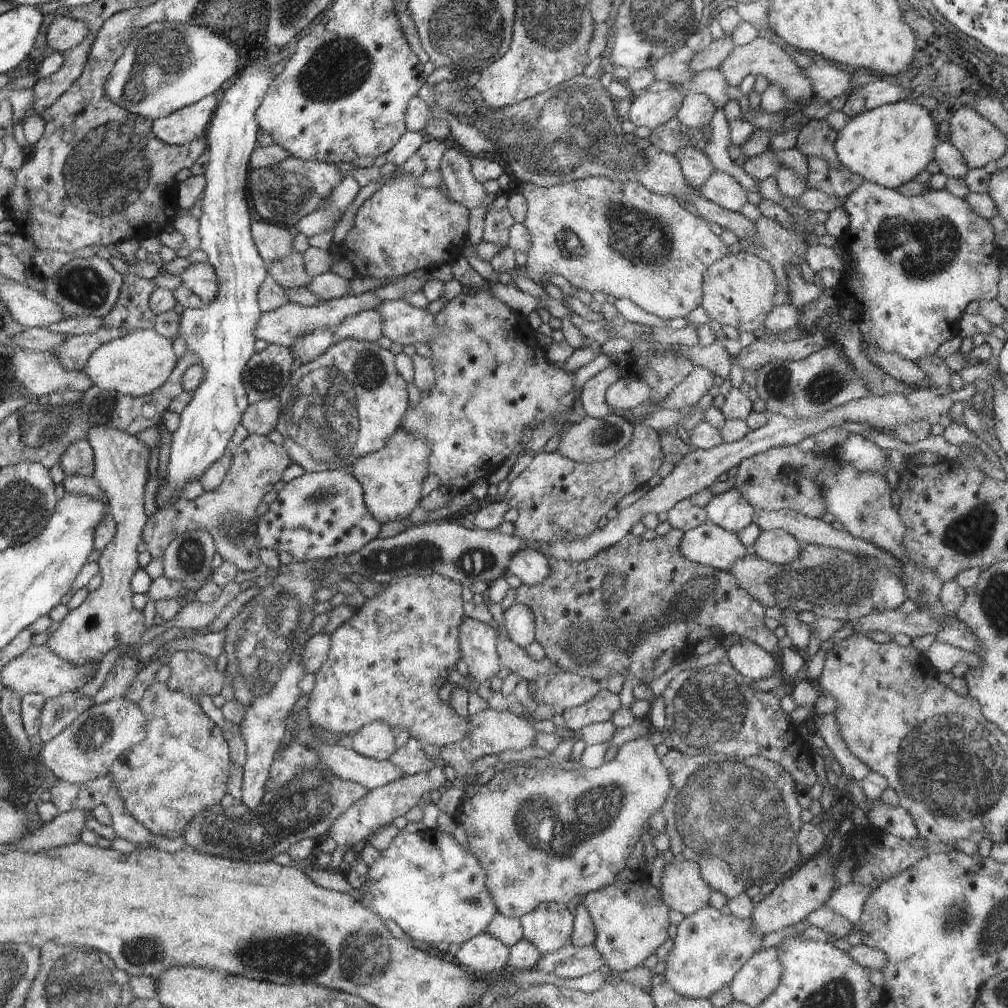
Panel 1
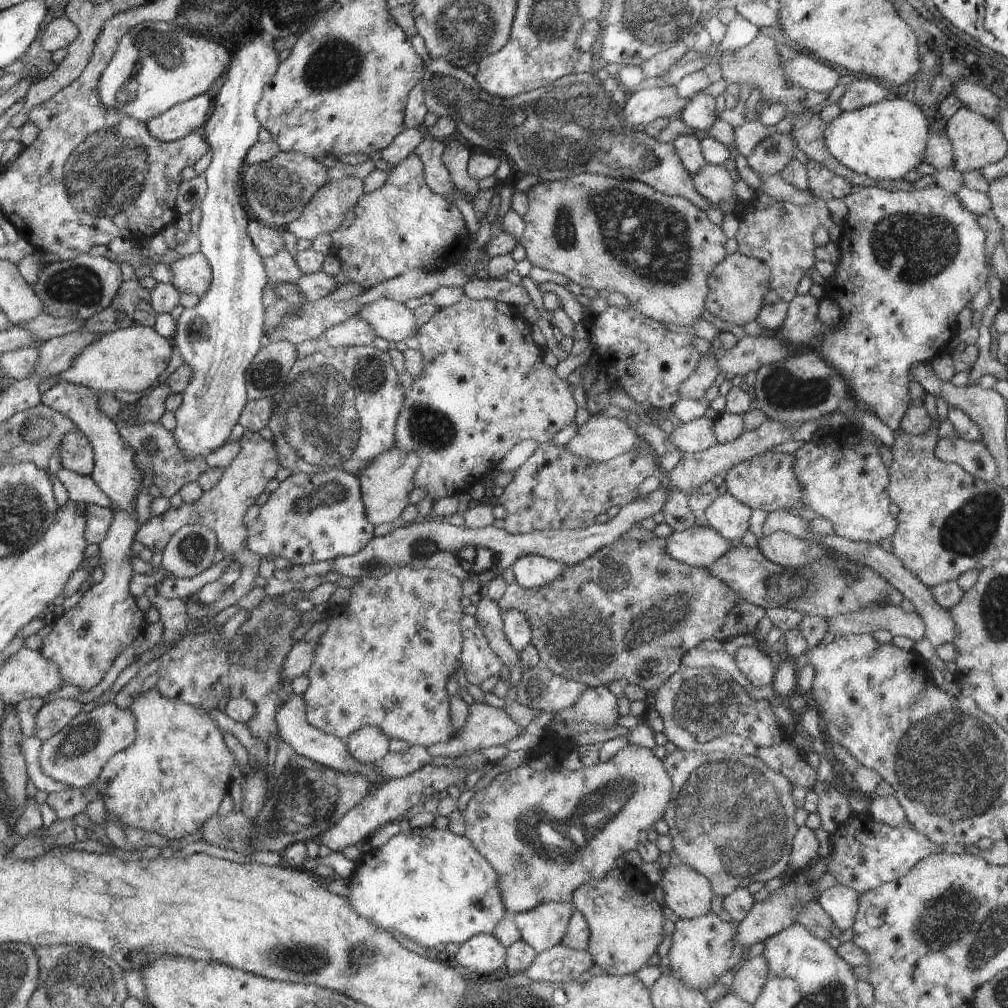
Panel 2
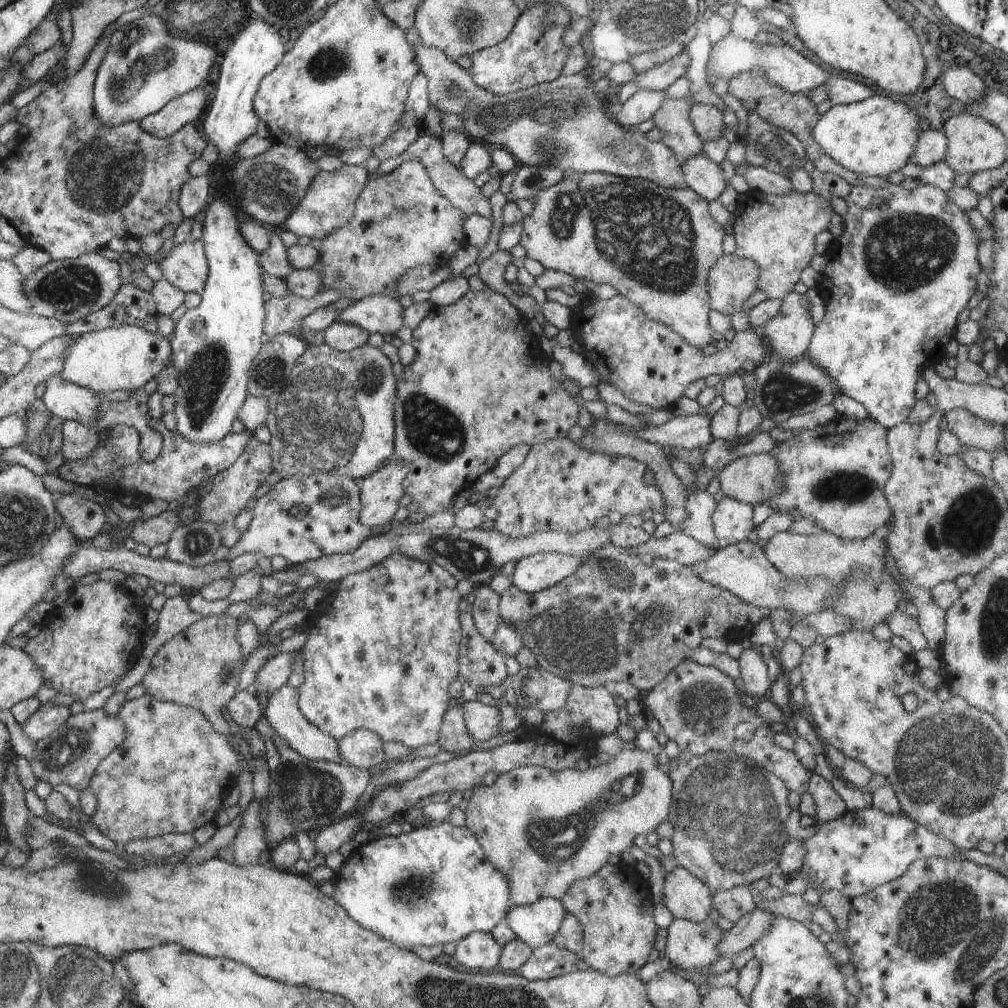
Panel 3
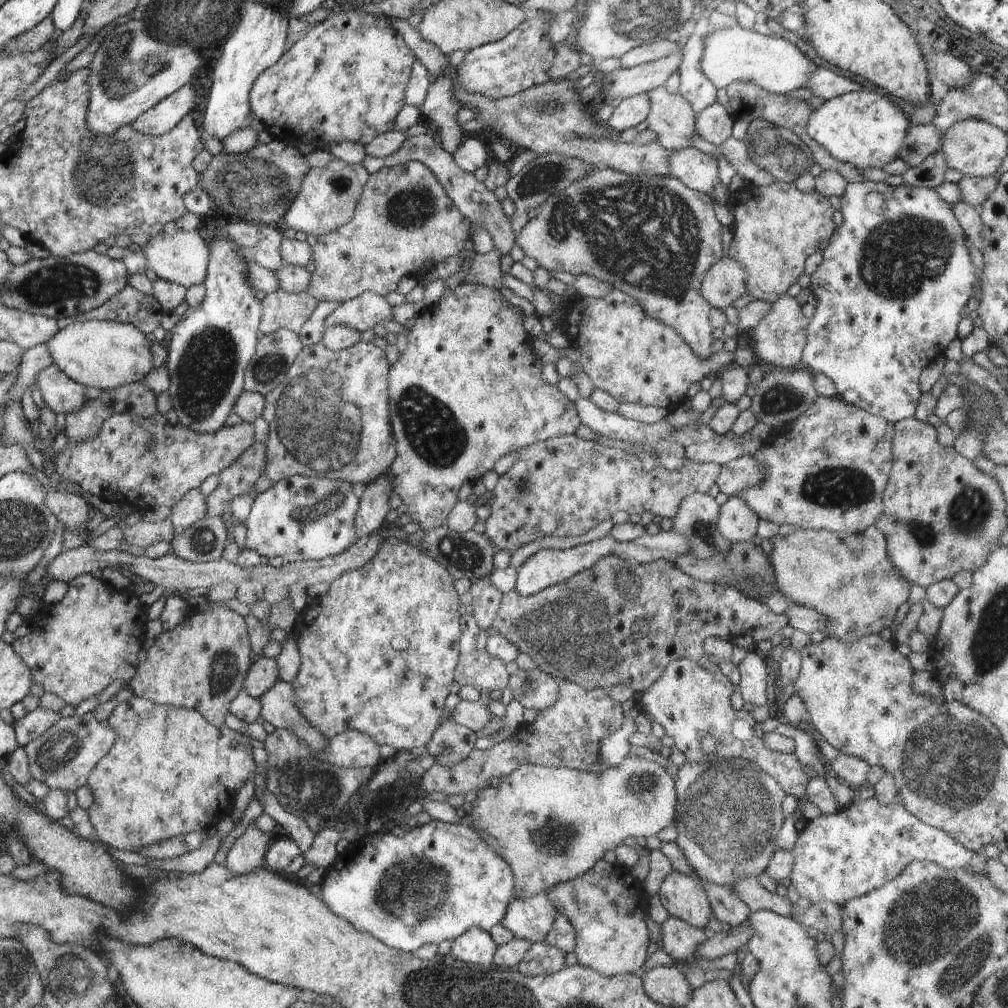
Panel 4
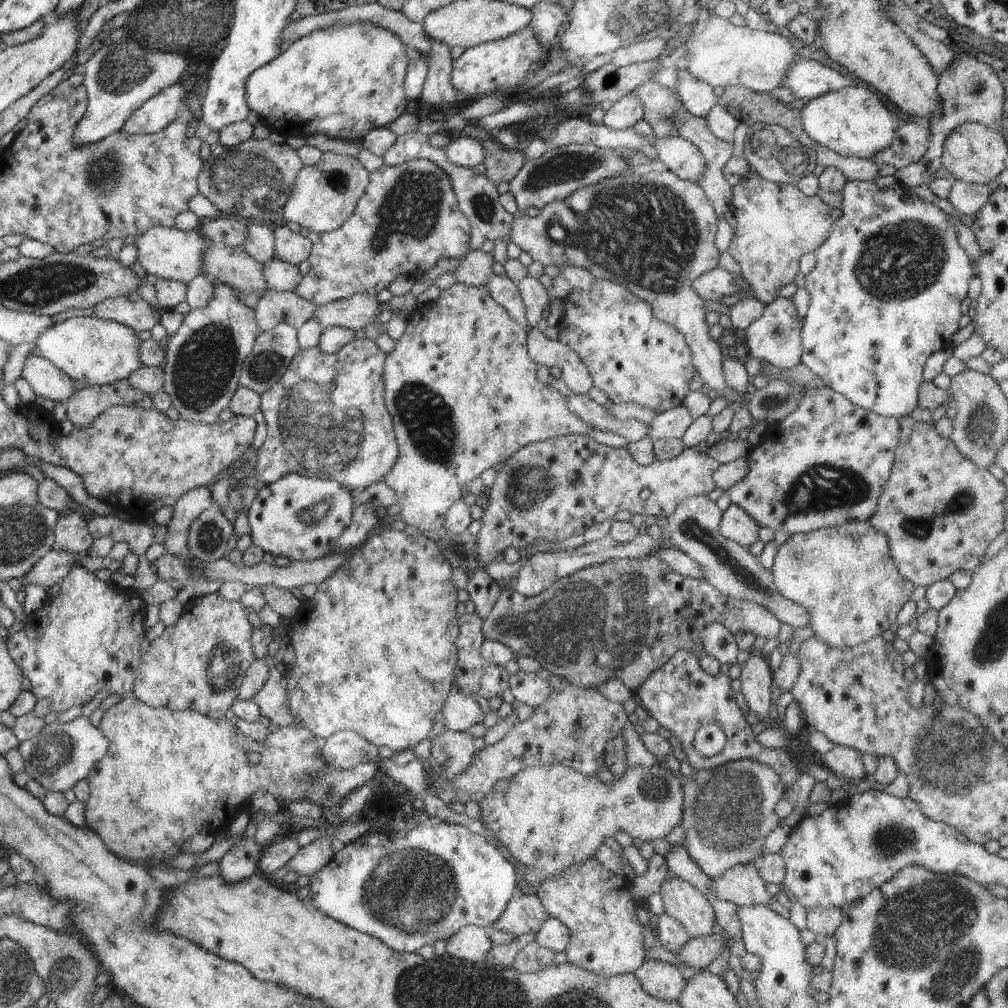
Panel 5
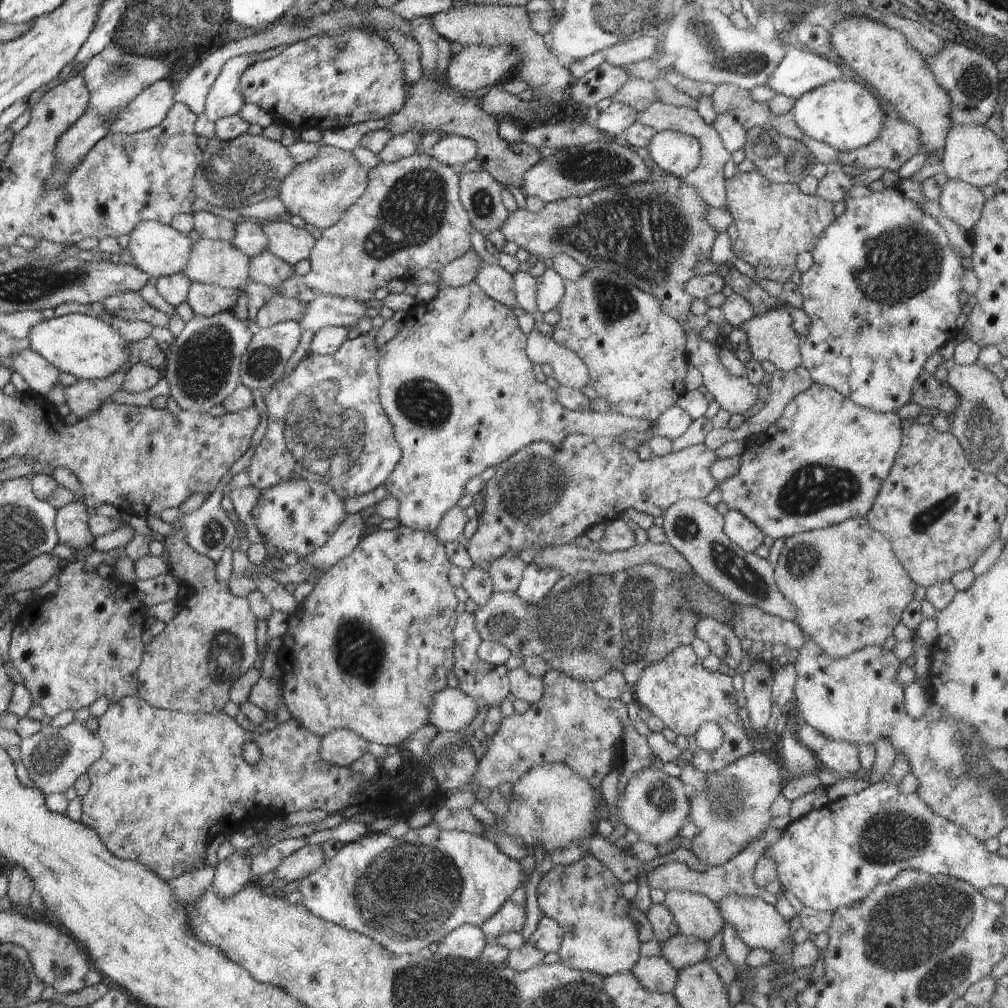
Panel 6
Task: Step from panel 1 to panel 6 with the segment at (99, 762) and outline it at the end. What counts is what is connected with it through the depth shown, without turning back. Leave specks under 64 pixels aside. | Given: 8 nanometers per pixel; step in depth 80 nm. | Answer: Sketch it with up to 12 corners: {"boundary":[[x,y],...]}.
{"boundary":[[86,723],[44,725],[21,761],[44,795],[65,793],[104,754]]}

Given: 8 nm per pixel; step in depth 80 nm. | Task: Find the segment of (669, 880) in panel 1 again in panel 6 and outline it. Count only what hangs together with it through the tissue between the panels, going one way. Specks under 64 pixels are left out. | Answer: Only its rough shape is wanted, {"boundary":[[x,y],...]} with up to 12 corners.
{"boundary":[[665,891],[680,934],[705,941],[723,927],[718,906],[690,891]]}

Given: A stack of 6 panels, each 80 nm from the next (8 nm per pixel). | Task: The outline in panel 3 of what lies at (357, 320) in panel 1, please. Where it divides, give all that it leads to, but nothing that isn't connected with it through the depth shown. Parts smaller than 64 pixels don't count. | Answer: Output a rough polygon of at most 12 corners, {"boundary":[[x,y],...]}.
{"boundary":[[334,322],[324,343],[350,352],[367,344],[369,333],[356,324]]}

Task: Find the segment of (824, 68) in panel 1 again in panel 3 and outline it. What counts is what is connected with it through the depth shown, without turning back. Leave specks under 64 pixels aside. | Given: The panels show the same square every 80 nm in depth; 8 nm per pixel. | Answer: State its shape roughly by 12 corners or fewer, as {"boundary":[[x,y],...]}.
{"boundary":[[731,33],[712,47],[721,99],[733,76],[754,69],[791,93],[830,76],[793,43],[760,46]]}

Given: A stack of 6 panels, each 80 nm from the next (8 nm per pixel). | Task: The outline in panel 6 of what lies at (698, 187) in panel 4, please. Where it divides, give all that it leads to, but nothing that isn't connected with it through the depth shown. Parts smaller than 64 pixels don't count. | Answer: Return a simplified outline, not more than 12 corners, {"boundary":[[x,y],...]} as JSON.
{"boundary":[[667,130],[644,154],[683,179],[700,164],[694,137]]}

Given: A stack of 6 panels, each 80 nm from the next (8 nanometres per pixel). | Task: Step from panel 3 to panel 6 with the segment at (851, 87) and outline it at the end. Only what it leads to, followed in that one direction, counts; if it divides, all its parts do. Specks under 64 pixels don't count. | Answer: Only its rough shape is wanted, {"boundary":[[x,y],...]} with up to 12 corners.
{"boundary":[[792,45],[765,85],[797,99],[849,78],[832,60]]}

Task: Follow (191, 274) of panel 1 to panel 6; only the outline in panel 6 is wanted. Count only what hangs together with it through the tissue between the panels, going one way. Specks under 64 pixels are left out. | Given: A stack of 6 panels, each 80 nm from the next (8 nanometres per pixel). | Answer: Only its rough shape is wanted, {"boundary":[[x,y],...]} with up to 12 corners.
{"boundary":[[156,221],[129,235],[133,264],[159,279],[187,269],[194,236]]}

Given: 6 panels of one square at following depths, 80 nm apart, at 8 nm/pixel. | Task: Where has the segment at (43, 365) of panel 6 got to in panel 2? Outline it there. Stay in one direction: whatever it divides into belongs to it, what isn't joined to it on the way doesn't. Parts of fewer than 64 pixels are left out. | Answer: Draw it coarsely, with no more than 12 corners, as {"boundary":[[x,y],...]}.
{"boundary":[[87,387],[41,403],[92,444],[112,500],[102,582],[53,622],[38,652],[88,692],[142,634],[128,584],[145,484],[134,450]]}

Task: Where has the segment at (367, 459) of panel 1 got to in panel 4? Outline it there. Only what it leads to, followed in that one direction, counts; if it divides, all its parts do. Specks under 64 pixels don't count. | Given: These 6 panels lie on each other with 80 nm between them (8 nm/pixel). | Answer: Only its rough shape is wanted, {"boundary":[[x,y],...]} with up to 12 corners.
{"boundary":[[391,480],[369,482],[359,499],[359,538],[378,530],[390,512]]}

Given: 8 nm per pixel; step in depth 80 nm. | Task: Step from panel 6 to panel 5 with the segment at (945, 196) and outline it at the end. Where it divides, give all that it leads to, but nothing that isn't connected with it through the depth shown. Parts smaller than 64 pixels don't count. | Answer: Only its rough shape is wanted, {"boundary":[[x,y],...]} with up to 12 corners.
{"boundary":[[958,179],[947,200],[960,214],[975,215],[988,202],[988,184]]}

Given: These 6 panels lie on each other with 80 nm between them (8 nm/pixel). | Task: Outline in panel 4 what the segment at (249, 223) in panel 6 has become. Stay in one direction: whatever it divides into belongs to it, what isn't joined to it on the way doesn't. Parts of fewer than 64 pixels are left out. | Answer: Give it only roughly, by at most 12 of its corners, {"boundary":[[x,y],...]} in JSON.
{"boundary":[[260,224],[252,258],[275,273],[283,267],[281,230]]}

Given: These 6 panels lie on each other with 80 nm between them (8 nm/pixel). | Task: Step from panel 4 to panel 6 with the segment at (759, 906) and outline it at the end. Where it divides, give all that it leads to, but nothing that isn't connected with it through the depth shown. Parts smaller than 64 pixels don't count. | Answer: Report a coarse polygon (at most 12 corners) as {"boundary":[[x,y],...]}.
{"boundary":[[774,826],[740,854],[703,873],[672,861],[647,874],[648,886],[690,891],[716,904],[760,897],[757,860],[779,841]]}

